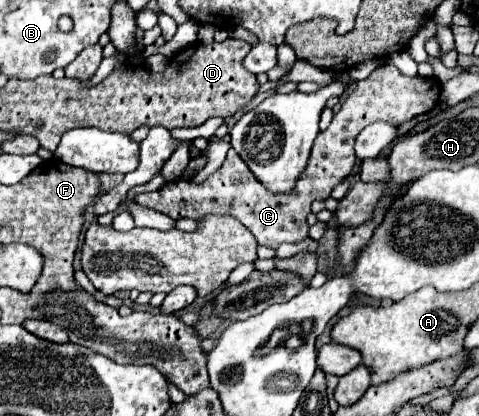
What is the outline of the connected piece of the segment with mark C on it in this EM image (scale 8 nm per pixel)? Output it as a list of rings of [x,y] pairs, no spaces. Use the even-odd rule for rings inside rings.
[[[390,64],[376,68],[366,80],[360,80],[356,84],[354,92],[342,102],[340,112],[334,114],[330,126],[316,136],[306,168],[296,180],[296,186],[286,194],[270,192],[260,180],[256,180],[256,176],[250,172],[238,152],[228,150],[222,168],[210,174],[204,182],[196,184],[192,182],[192,178],[176,178],[174,182],[166,182],[156,192],[138,194],[136,202],[146,208],[158,210],[174,220],[198,220],[204,214],[230,214],[254,234],[260,246],[274,250],[284,242],[302,242],[308,238],[306,216],[310,214],[310,204],[314,200],[326,200],[332,188],[350,174],[354,166],[354,140],[360,130],[376,120],[390,120],[402,124],[406,120],[412,120],[414,116],[426,114],[436,106],[440,90],[442,86],[436,78],[408,78],[402,76],[398,68]]]

